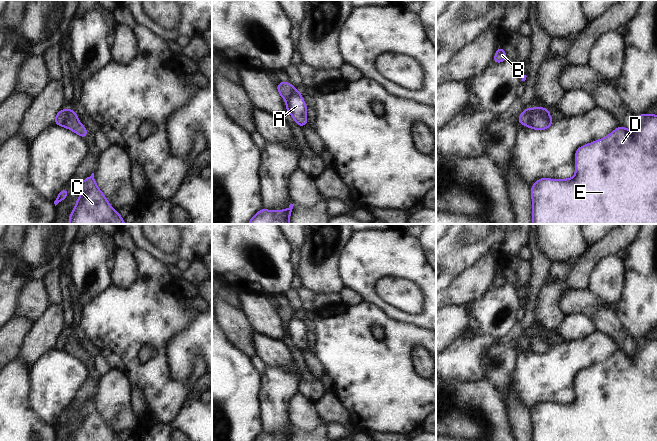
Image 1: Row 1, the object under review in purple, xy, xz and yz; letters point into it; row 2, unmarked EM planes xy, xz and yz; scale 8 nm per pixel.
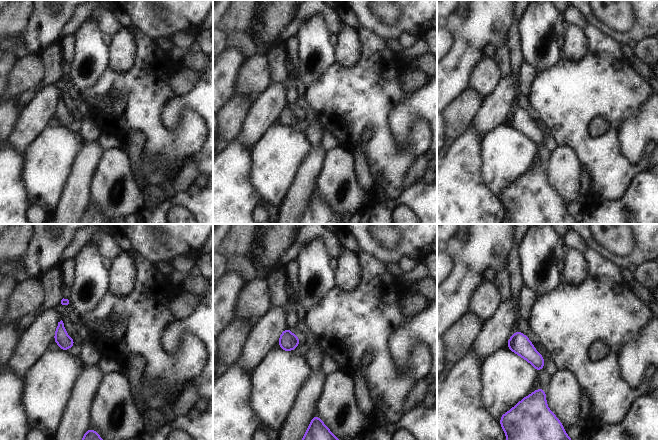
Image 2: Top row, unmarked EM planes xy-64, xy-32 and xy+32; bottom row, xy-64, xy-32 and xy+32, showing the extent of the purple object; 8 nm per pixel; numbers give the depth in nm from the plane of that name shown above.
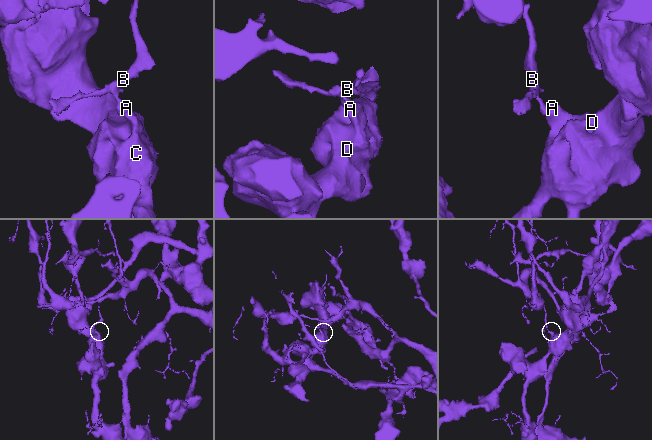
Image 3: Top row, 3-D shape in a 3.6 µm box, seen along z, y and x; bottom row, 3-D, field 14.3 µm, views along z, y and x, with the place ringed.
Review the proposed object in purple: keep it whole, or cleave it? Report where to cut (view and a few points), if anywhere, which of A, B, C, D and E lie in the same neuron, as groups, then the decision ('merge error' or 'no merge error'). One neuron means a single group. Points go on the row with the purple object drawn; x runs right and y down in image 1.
yz (532, 109), (528, 126) | A C D E / B | merge error

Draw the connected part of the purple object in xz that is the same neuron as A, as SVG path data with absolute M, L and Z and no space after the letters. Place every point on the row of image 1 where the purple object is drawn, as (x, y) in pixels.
M294 92L286 101L286 110L291 114L293 120L302 128L308 125L307 105L300 92Z

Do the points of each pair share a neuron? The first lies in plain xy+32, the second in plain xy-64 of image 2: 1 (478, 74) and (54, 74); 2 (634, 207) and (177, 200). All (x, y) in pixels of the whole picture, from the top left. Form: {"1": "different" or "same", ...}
{"1": "different", "2": "same"}

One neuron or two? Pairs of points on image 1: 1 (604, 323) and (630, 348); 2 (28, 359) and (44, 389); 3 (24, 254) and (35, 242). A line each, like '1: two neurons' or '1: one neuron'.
1: one neuron
2: two neurons
3: one neuron

